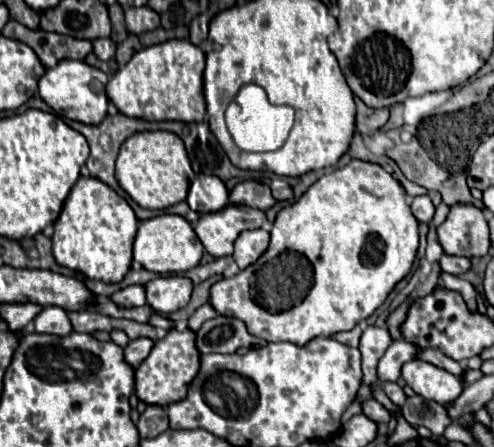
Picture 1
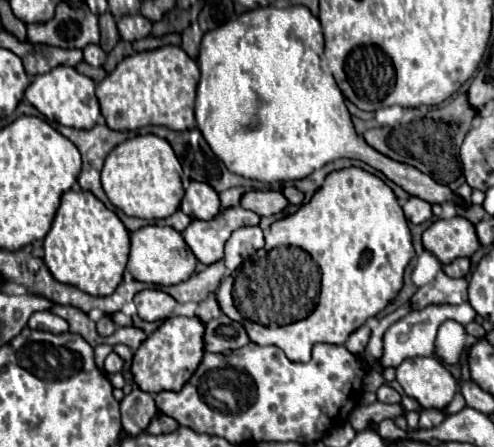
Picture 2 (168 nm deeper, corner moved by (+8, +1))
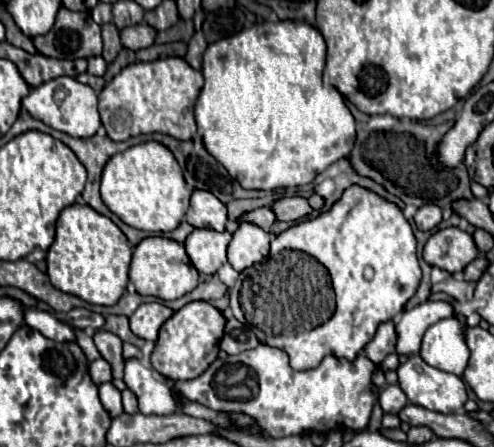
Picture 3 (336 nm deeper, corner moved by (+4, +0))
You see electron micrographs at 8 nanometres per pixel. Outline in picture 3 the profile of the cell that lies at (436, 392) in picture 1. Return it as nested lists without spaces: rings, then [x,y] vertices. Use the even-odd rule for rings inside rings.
[[[410,354],[408,360],[398,368],[398,384],[404,390],[404,394],[408,396],[410,404],[418,404],[418,406],[424,406],[424,408],[428,408],[432,412],[440,412],[440,414],[452,414],[452,412],[460,410],[464,406],[464,402],[468,400],[466,386],[458,376],[428,366],[418,354]]]

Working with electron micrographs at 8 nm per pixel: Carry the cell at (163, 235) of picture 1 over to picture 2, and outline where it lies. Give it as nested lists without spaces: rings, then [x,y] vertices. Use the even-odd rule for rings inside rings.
[[[146,225],[138,231],[132,231],[130,239],[132,245],[130,245],[128,271],[134,275],[134,279],[154,285],[174,285],[188,279],[194,273],[196,255],[188,249],[184,237],[176,229],[168,225]]]

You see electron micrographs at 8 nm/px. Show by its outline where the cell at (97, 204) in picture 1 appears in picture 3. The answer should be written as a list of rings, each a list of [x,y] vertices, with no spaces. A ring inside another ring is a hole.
[[[72,204],[60,212],[56,222],[56,238],[46,254],[48,278],[58,290],[78,296],[88,304],[112,306],[126,290],[130,256],[132,246],[110,218],[90,206]]]

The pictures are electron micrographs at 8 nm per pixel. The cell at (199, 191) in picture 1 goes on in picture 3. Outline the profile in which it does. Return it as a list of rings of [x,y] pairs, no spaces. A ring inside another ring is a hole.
[[[196,190],[190,198],[186,222],[194,228],[210,228],[216,232],[224,232],[228,222],[226,206],[214,194],[206,190]]]

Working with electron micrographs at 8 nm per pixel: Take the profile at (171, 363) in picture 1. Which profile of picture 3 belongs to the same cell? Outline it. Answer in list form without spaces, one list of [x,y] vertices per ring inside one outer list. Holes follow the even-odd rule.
[[[206,300],[188,302],[160,328],[156,348],[152,352],[152,366],[170,380],[190,380],[200,376],[218,356],[218,344],[222,340],[226,318],[222,310]]]

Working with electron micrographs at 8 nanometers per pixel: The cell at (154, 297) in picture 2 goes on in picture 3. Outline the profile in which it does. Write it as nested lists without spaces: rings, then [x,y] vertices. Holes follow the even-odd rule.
[[[150,302],[150,304],[140,304],[138,310],[130,316],[130,330],[142,338],[142,340],[152,340],[156,342],[160,326],[172,316],[174,312],[166,308],[160,302]]]

